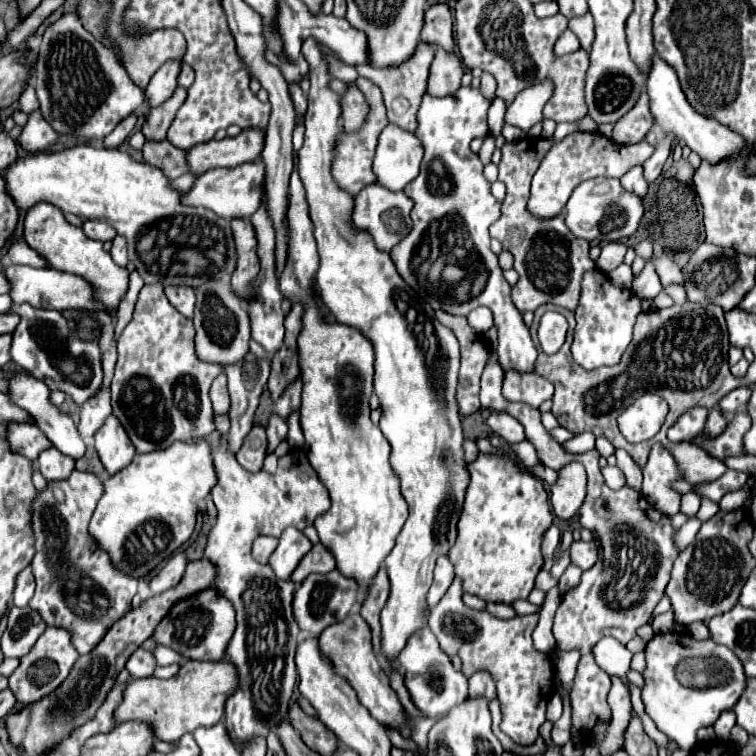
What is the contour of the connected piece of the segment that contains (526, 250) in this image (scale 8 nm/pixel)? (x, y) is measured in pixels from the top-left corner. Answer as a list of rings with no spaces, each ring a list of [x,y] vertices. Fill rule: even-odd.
[[[586,114],[579,121],[558,123],[554,138],[522,138],[516,142],[506,142],[502,146],[502,160],[498,164],[498,180],[506,184],[506,198],[502,202],[502,214],[498,222],[490,226],[490,236],[498,238],[502,246],[514,256],[514,270],[520,274],[516,286],[524,286],[524,302],[530,302],[530,312],[540,304],[552,302],[568,310],[576,310],[582,286],[582,274],[592,270],[596,264],[590,260],[590,244],[586,240],[574,238],[564,224],[564,216],[552,220],[536,220],[526,210],[526,200],[530,192],[530,182],[538,170],[542,158],[550,150],[552,143],[559,142],[575,131],[594,132],[597,123]]]

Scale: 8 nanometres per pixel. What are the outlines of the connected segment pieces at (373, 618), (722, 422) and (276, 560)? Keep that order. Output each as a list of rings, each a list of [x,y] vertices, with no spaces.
[[[380,568],[380,572],[374,578],[374,586],[370,588],[370,594],[366,596],[360,614],[362,618],[368,622],[370,630],[372,630],[372,644],[374,644],[374,652],[380,658],[382,654],[382,636],[380,636],[380,622],[378,622],[378,614],[382,610],[382,606],[386,604],[386,598],[390,596],[390,580],[386,574],[386,568]]]
[[[710,410],[710,414],[708,414],[708,422],[706,422],[706,428],[704,428],[704,432],[706,434],[710,434],[710,436],[714,436],[714,434],[720,434],[722,430],[724,430],[724,426],[726,426],[726,418],[722,416],[722,412],[720,410]]]
[[[288,528],[280,536],[278,548],[268,558],[268,566],[280,580],[290,580],[292,572],[306,552],[310,552],[310,540],[300,530]]]

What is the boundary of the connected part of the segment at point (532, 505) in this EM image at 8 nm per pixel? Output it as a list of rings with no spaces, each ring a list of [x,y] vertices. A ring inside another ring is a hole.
[[[480,454],[476,462],[468,466],[468,470],[470,470],[470,486],[466,490],[464,510],[458,522],[458,540],[448,552],[450,562],[456,568],[456,576],[464,580],[464,592],[480,596],[488,602],[512,604],[516,598],[528,598],[530,590],[534,588],[534,578],[544,564],[544,556],[540,552],[542,536],[552,524],[552,508],[548,502],[548,492],[544,490],[538,478],[522,474],[516,462]]]

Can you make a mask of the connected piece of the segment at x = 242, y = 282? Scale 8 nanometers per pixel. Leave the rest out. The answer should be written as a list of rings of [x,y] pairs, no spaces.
[[[232,218],[230,220],[234,230],[234,242],[238,252],[238,268],[232,276],[232,290],[248,298],[250,292],[250,280],[256,278],[260,272],[260,258],[258,258],[258,242],[256,242],[256,230],[254,226],[244,218]]]

